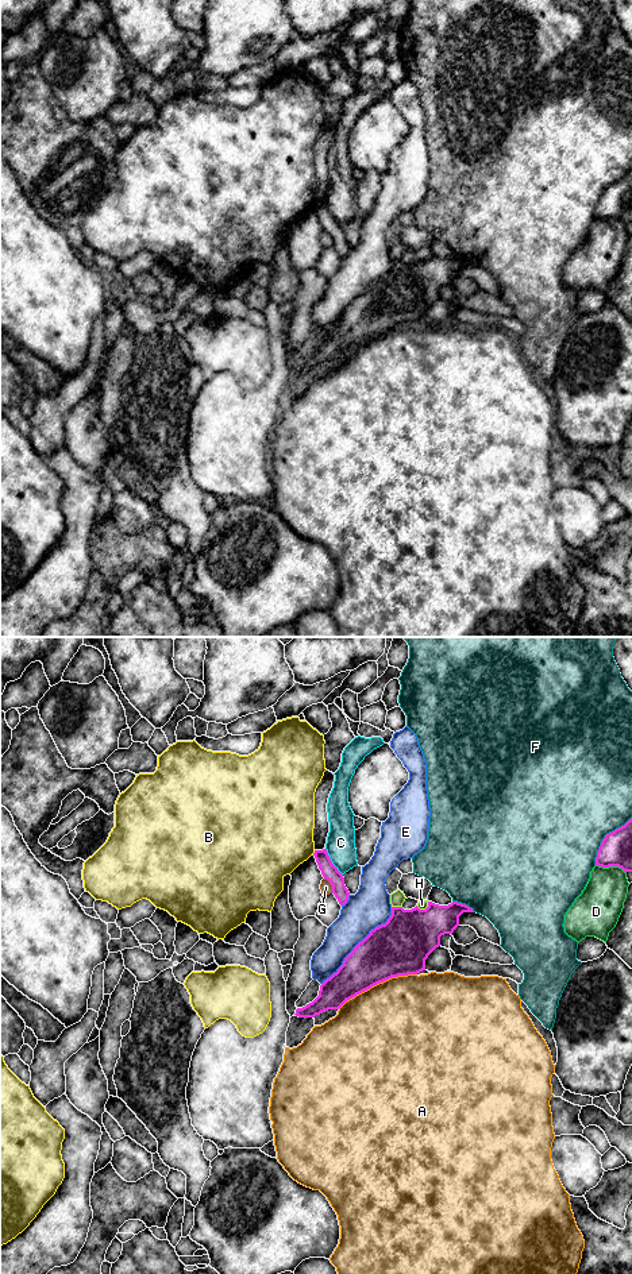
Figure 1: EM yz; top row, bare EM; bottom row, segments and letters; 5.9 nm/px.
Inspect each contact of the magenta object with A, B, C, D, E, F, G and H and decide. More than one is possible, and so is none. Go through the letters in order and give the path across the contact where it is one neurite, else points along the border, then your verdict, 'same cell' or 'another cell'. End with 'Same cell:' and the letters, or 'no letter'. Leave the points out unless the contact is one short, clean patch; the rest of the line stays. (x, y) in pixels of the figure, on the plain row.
A: another cell
B: border yz (315, 203), (312, 207); another cell
C: another cell
D: another cell
E: another cell
F: another cell
G: border yz (324, 230), (330, 235), (332, 244); another cell
H: border yz (392, 258), (401, 259); another cell
Same cell: no letter

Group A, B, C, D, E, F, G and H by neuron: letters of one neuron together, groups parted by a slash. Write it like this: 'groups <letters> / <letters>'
groups A / B / C / D / E / F / G / H

